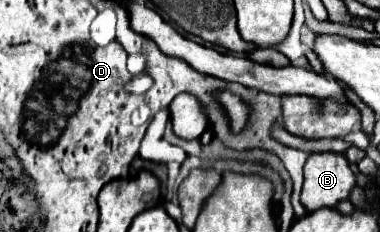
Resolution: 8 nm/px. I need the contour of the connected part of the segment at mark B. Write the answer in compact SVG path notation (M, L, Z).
M311 152L305 166L305 184L301 192L301 202L309 212L315 212L323 206L335 208L339 200L349 198L351 188L355 186L355 174L349 168L349 160L339 152Z

